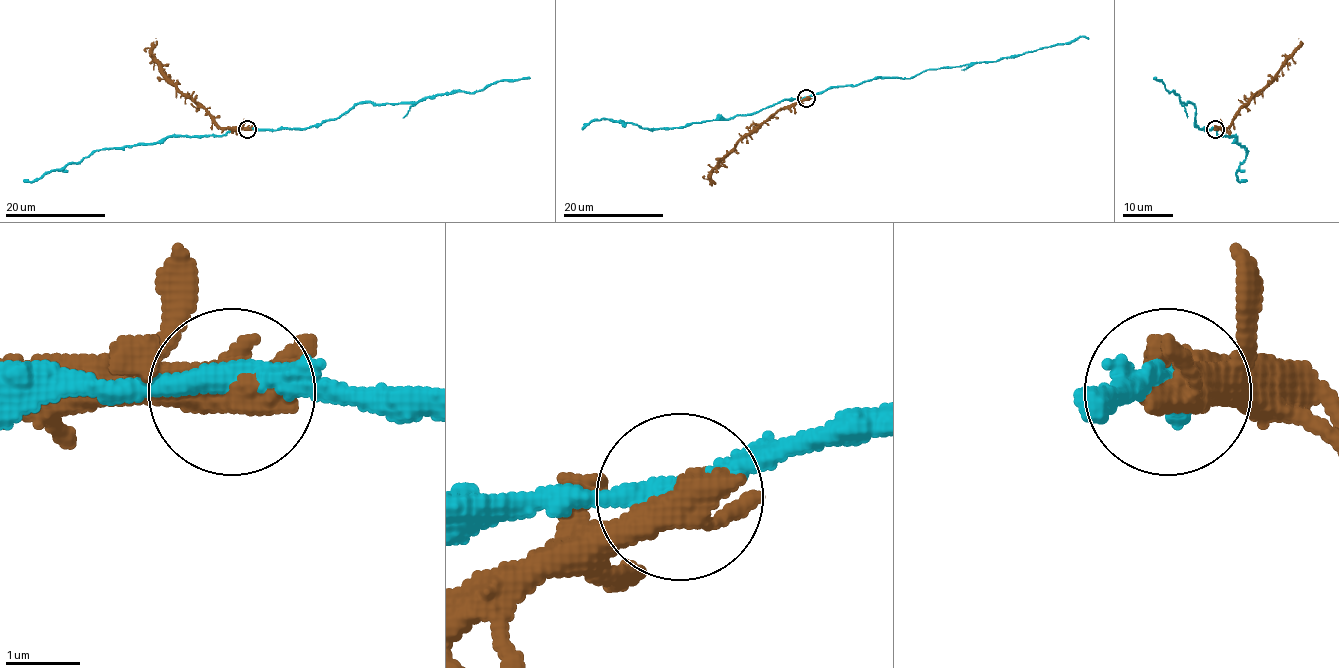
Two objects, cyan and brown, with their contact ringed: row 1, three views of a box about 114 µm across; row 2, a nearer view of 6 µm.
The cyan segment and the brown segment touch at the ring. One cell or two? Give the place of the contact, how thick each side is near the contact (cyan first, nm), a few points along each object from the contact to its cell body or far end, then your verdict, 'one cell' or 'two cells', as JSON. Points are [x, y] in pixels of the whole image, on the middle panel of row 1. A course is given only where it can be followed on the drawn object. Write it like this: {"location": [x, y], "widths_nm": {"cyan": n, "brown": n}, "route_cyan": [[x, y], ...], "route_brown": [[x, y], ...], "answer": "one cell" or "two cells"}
{"location": [806, 98], "widths_nm": {"cyan": 300, "brown": 440}, "route_cyan": [[806, 98], [873, 79], [907, 78], [927, 70], [1070, 44], [1081, 36], [1089, 39]], "route_brown": [[806, 98], [781, 108], [747, 133], [711, 173], [714, 181]], "answer": "two cells"}

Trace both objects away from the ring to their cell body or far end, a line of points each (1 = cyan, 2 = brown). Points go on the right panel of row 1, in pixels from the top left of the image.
1: (1215, 129), (1201, 129), (1192, 104), (1181, 103), (1156, 78)
2: (1215, 129), (1225, 129), (1299, 45), (1298, 39)

